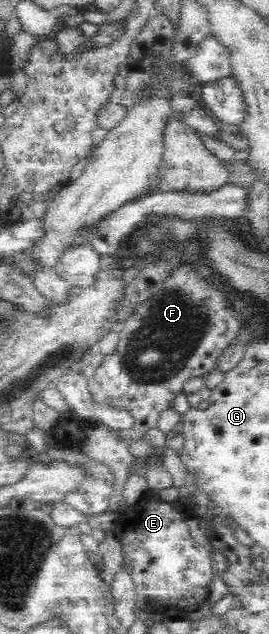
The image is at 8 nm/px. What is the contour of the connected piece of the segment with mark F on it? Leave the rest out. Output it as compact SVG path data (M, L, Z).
M185 264L181 265L179 268L172 271L169 277L163 282L163 287L147 301L144 301L140 306L135 308L135 311L126 318L122 325L118 329L120 338L118 338L118 344L115 348L115 351L112 354L104 356L102 366L96 367L93 375L87 379L86 387L88 387L88 393L90 393L90 401L98 407L110 407L111 409L116 409L118 412L125 411L130 415L130 425L127 427L112 427L108 425L106 430L110 430L110 434L114 437L114 441L121 442L120 446L128 448L127 452L131 454L132 457L138 456L139 459L142 459L148 441L148 432L157 428L157 424L161 414L166 410L170 409L173 406L175 398L183 392L182 386L188 378L193 376L207 376L211 371L216 369L216 364L219 361L219 358L222 356L222 353L231 345L231 343L237 339L242 330L242 322L238 321L233 310L228 308L228 298L222 296L220 290L216 288L208 288L212 286L212 283L206 282L202 279L200 272L194 270L192 267L186 266Z

